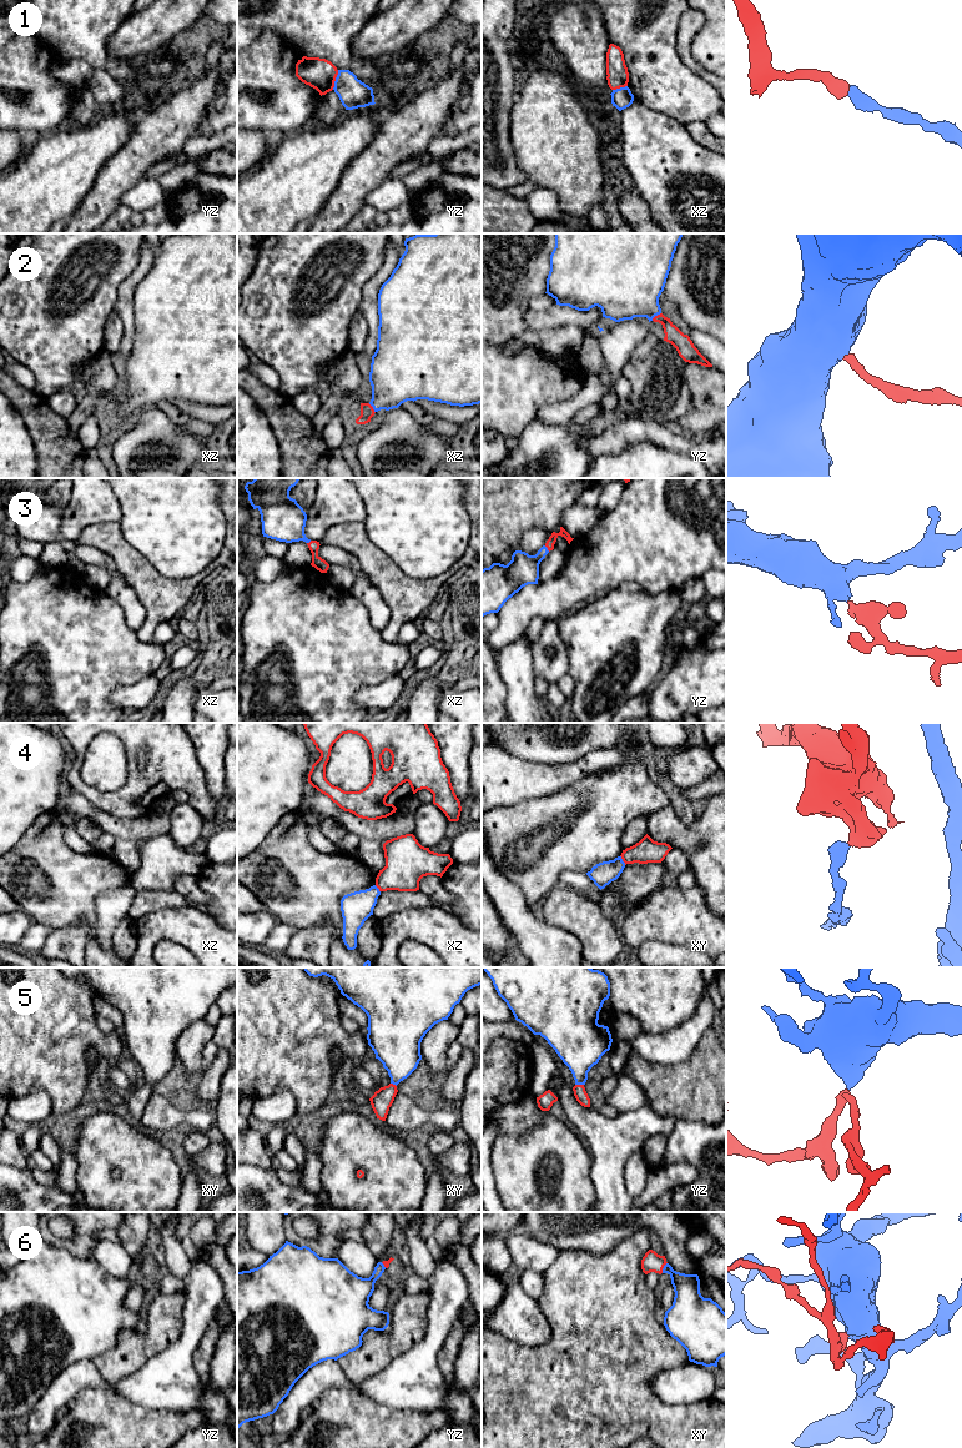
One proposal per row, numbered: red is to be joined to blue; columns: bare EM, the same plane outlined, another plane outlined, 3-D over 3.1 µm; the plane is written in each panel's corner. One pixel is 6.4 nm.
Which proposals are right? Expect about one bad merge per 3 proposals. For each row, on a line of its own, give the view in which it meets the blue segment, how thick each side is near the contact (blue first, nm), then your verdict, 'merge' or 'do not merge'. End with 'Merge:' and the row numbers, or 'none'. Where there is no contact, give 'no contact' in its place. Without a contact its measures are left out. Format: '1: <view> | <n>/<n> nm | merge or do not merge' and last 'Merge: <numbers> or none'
1: yz | 190/200 nm | do not merge
2: yz | 400/110 nm | merge
3: yz | 200/60 nm | merge
4: xy | 150/160 nm | do not merge
5: yz | 300/80 nm | merge
6: xy | 170/130 nm | merge
Merge: 2, 3, 5, 6

